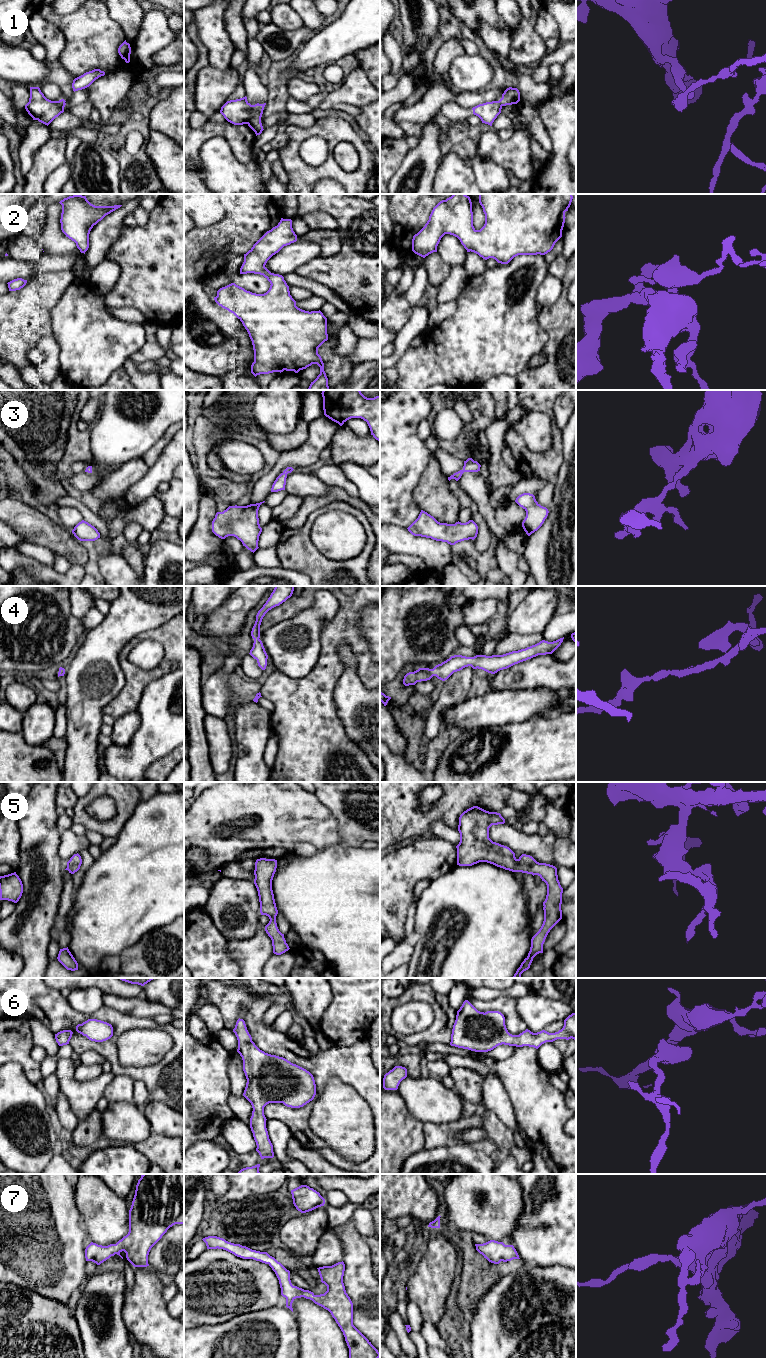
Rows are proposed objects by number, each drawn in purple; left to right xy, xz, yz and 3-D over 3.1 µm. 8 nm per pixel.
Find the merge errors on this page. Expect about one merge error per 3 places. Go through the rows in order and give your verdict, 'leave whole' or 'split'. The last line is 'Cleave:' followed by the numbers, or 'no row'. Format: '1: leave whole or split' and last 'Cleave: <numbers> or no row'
1: split
2: leave whole
3: leave whole
4: leave whole
5: leave whole
6: leave whole
7: leave whole
Cleave: 1

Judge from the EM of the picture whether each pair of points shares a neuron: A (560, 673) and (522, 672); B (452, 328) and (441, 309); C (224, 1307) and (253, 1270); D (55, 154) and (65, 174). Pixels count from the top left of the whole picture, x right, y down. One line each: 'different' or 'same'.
A: same
B: different
C: same
D: different

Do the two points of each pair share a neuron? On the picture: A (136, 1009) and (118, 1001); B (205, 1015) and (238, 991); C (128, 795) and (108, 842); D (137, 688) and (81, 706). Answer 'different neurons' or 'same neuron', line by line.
A: same neuron
B: different neurons
C: different neurons
D: different neurons

